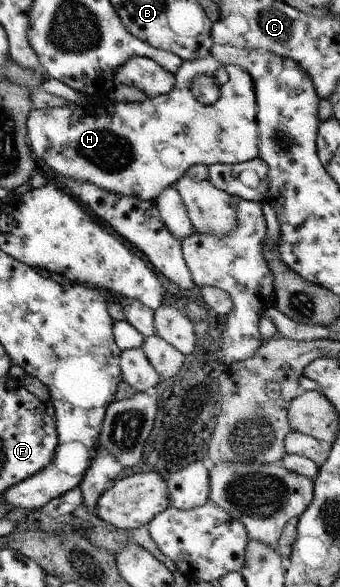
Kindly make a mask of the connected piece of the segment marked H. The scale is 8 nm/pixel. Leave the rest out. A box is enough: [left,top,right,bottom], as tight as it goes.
[27,58,259,200]

